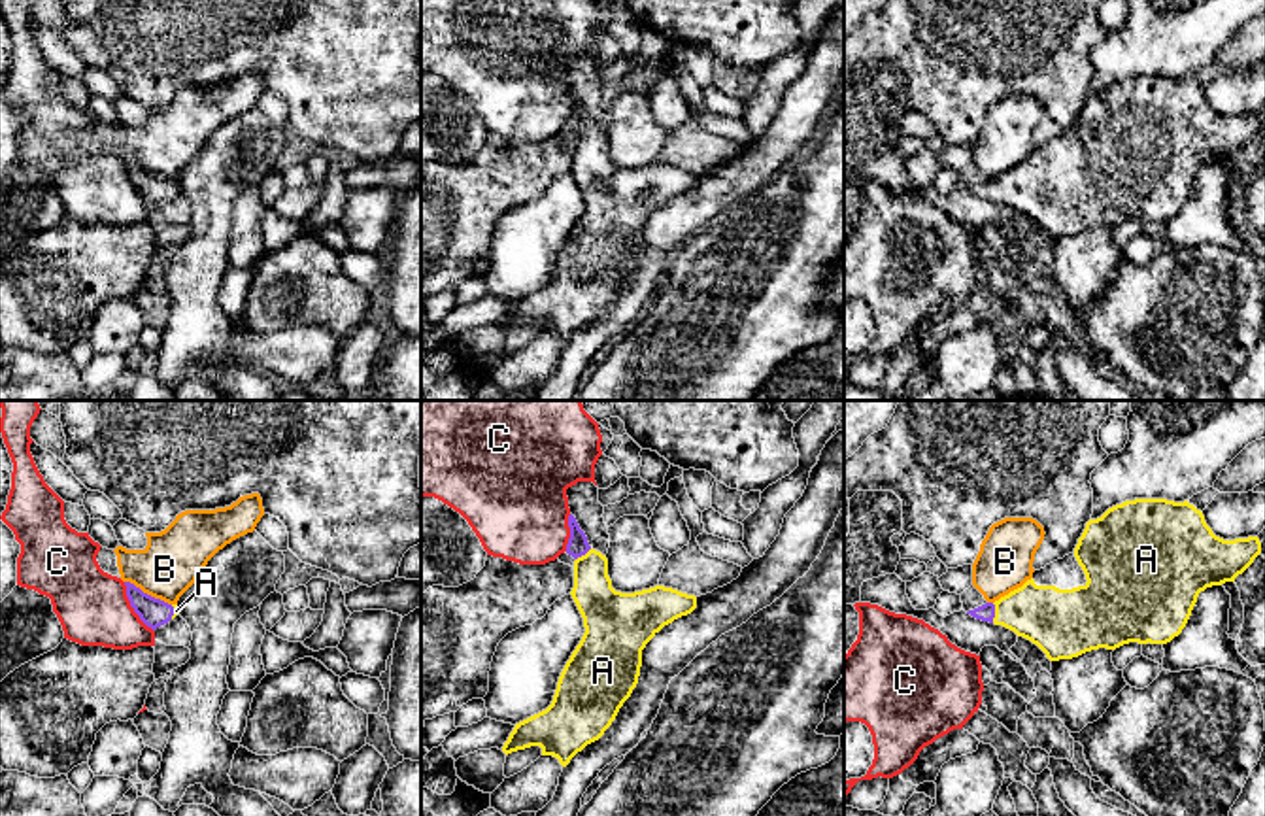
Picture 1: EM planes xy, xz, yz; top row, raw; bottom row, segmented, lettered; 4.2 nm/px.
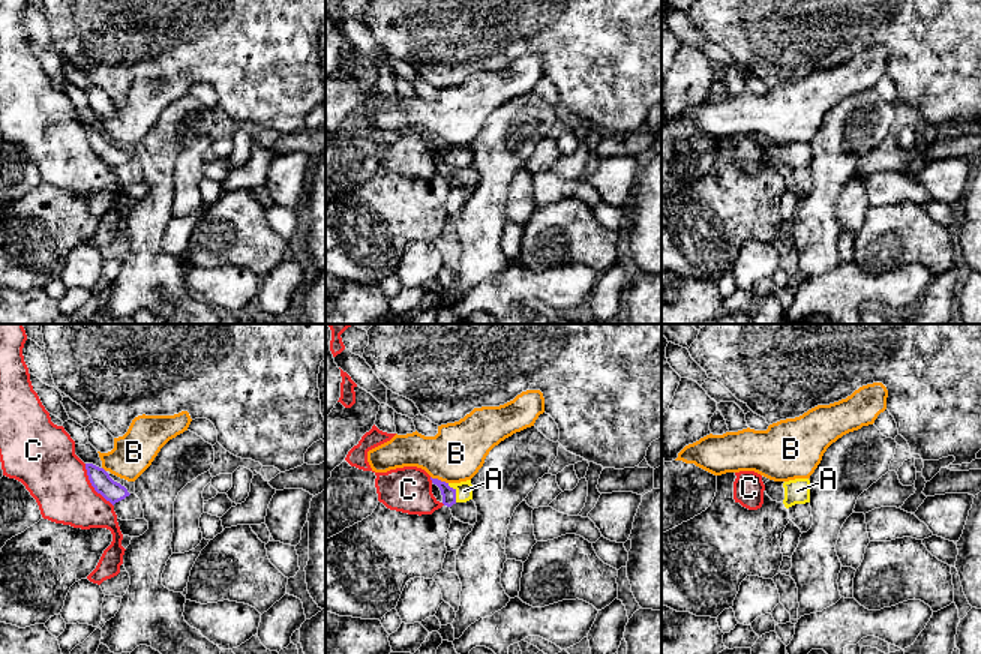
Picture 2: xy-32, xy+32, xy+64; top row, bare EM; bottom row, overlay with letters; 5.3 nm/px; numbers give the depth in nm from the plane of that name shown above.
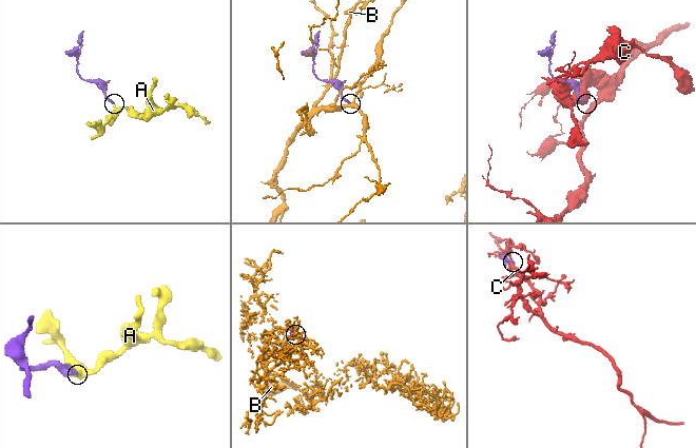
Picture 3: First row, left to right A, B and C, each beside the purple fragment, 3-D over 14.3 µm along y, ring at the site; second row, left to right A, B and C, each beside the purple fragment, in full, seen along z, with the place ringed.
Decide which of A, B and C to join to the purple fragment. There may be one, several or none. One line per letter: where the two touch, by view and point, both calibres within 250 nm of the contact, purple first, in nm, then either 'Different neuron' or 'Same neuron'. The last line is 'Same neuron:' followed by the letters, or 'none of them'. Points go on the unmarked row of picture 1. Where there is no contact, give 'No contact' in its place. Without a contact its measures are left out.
A: Touches purple at yz (994, 189). Thickness 80 nm (purple) against 260 nm. Same neuron
B: Touches purple at xy (146, 170). Thickness 120 nm (purple) against 260 nm. Different neuron
C: Touches purple at xy (131, 182). Thickness 120 nm (purple) against 300 nm. Different neuron
Same neuron: A

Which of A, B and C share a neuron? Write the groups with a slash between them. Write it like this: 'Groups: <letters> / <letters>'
Groups: A / B / C

